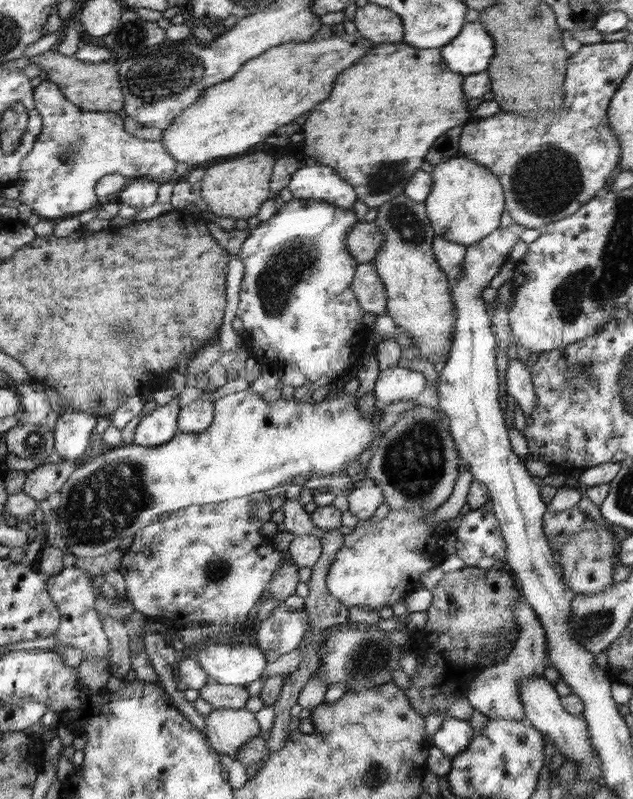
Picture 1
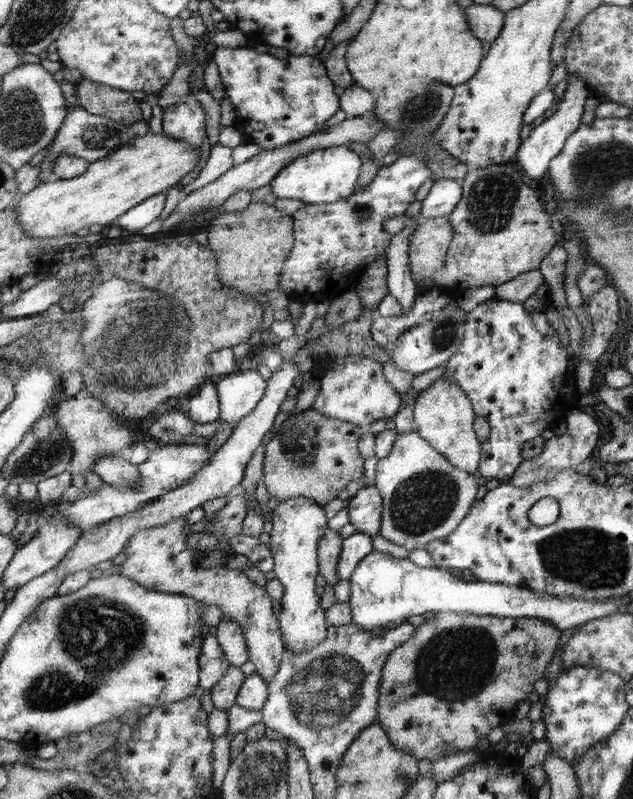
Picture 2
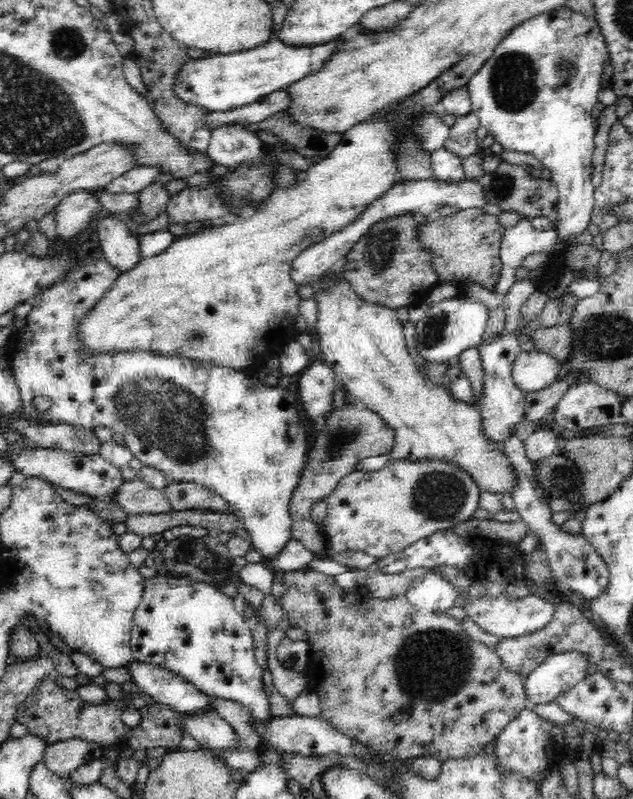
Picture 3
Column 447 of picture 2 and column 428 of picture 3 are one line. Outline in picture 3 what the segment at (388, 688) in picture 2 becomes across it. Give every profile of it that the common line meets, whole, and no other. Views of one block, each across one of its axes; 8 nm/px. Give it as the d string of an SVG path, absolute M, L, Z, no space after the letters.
M308 566L300 568L300 570L283 573L282 582L286 587L286 592L278 600L285 617L290 621L290 628L302 628L308 634L312 660L305 670L305 675L310 685L309 689L320 696L320 716L343 735L400 761L407 762L409 759L417 759L418 756L432 756L440 762L444 762L448 759L462 759L484 752L486 744L494 740L499 732L502 732L502 729L510 724L511 720L514 720L524 709L529 707L524 690L525 677L508 670L503 665L496 647L487 646L480 641L473 640L462 629L460 620L445 613L418 611L409 603L405 595L386 600L373 596L371 598L354 596L354 593L344 592L340 586L337 586L333 576L326 575Z

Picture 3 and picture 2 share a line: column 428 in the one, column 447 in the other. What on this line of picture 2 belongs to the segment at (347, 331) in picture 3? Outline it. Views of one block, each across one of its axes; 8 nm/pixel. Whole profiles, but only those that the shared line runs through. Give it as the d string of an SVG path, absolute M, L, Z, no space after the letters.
M442 376L432 384L432 387L419 393L412 408L414 427L434 450L442 454L456 468L477 475L484 442L477 436L477 413L465 391Z

